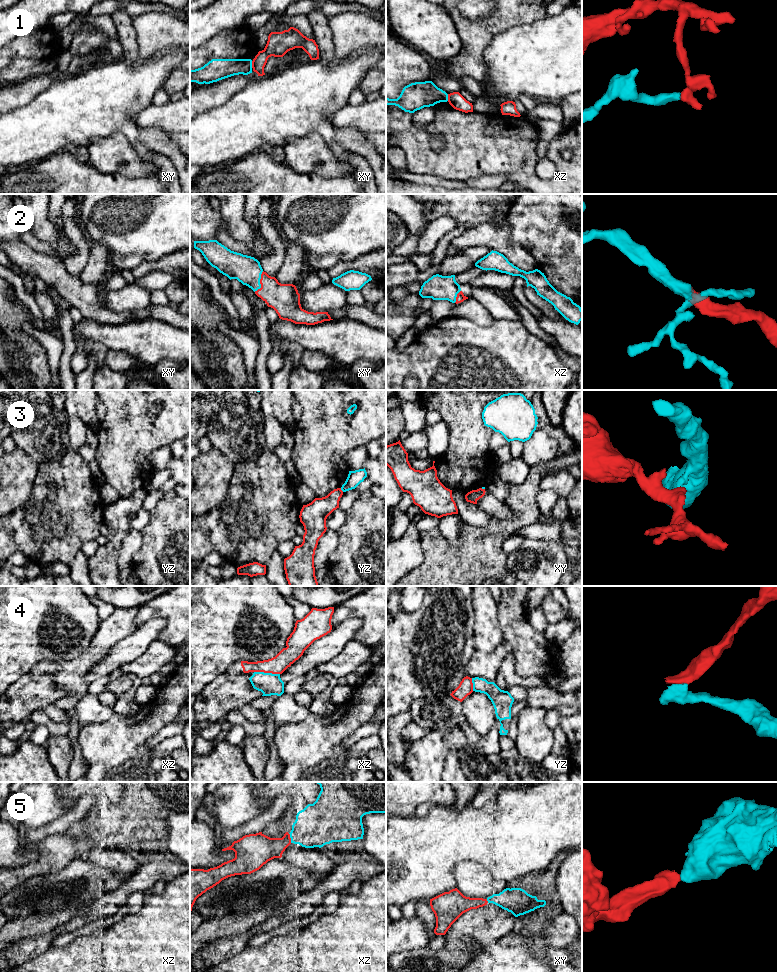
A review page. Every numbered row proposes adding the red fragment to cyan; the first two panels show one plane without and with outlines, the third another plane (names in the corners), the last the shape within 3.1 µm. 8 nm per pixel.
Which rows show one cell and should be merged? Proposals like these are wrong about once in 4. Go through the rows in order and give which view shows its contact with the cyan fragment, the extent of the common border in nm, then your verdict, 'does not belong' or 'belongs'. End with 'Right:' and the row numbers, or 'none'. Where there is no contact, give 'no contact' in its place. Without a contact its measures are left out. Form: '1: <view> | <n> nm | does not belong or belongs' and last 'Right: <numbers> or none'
1: xy | 60 nm | does not belong
2: xy | 180 nm | belongs
3: yz | 40 nm | does not belong
4: xz | 200 nm | belongs
5: xz | 80 nm | belongs
Right: 2, 4, 5

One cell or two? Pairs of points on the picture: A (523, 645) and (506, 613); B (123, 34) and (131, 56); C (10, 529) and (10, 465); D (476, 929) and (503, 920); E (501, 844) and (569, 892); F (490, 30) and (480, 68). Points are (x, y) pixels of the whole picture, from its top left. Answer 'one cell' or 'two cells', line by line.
A: one cell
B: one cell
C: two cells
D: one cell
E: two cells
F: one cell

